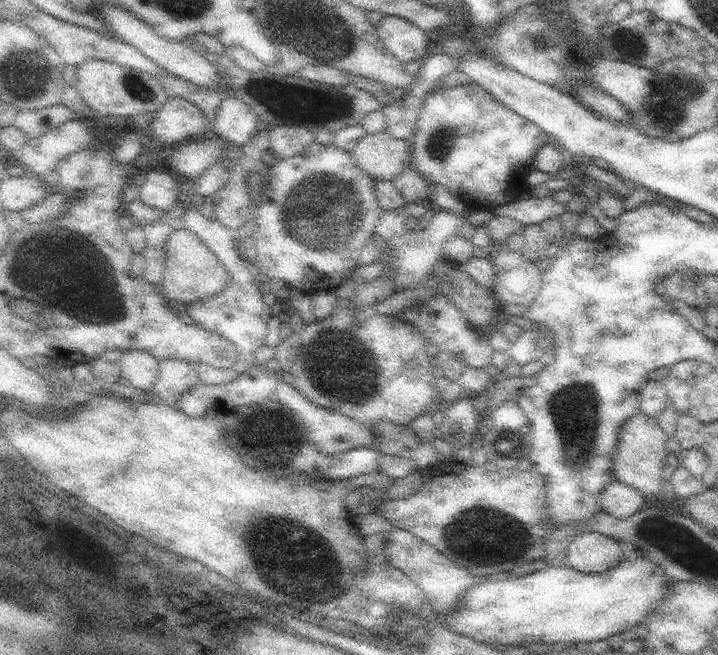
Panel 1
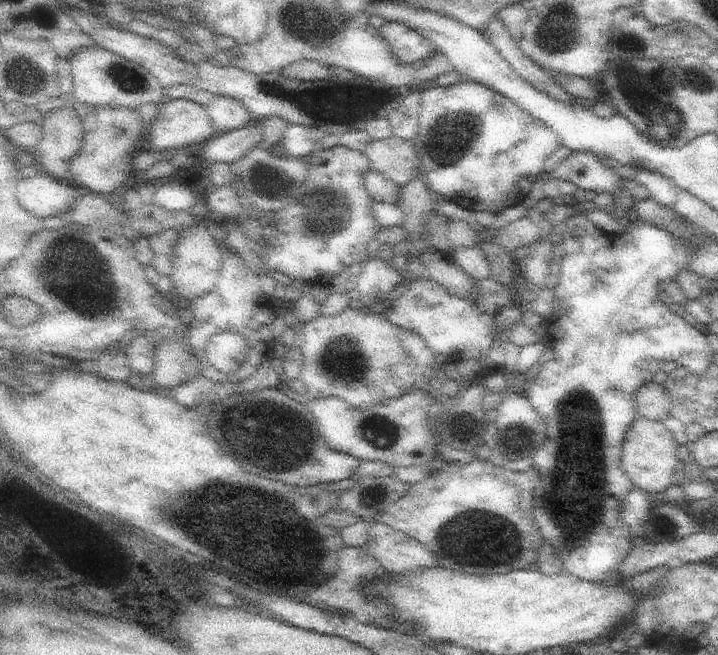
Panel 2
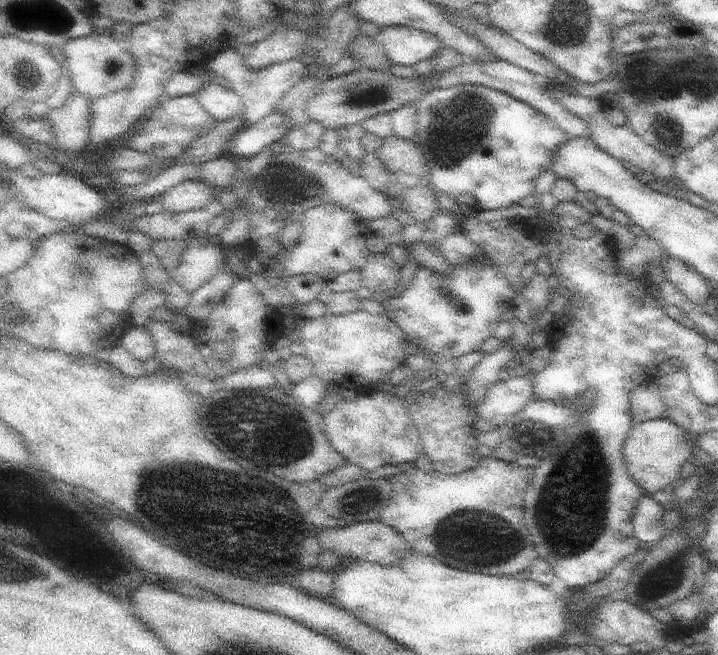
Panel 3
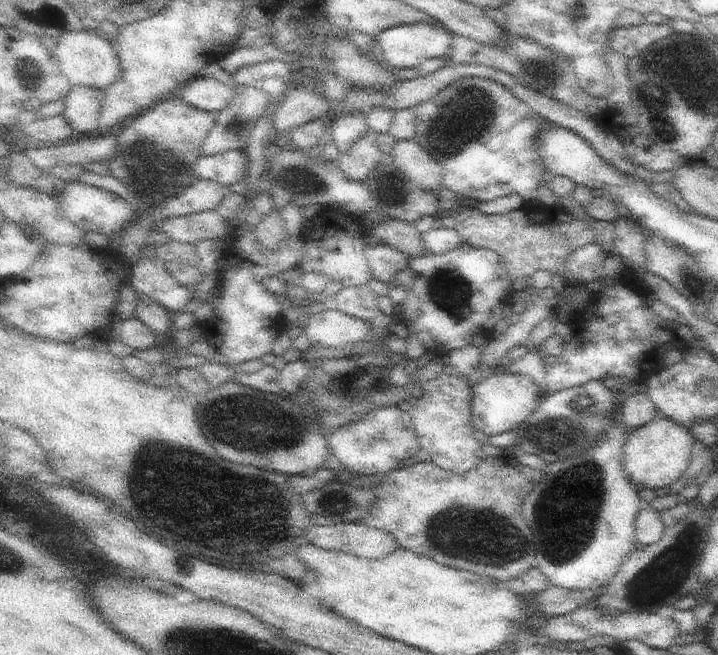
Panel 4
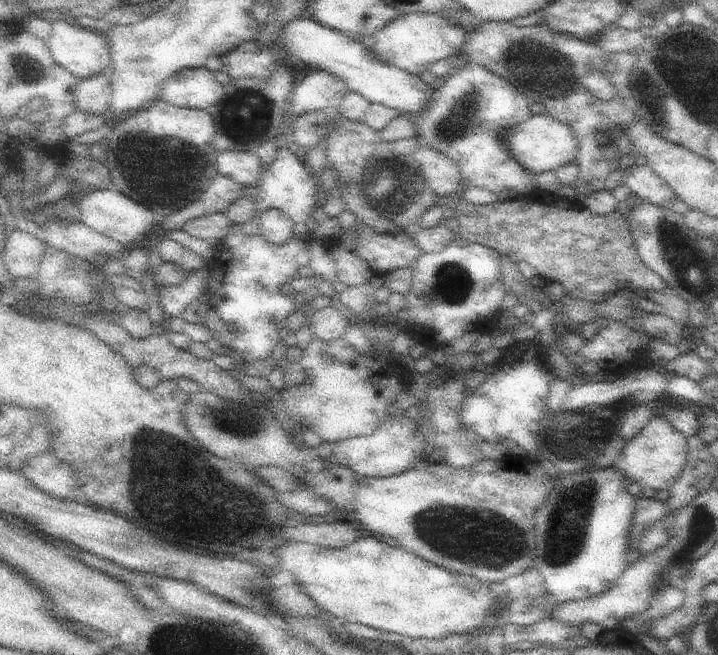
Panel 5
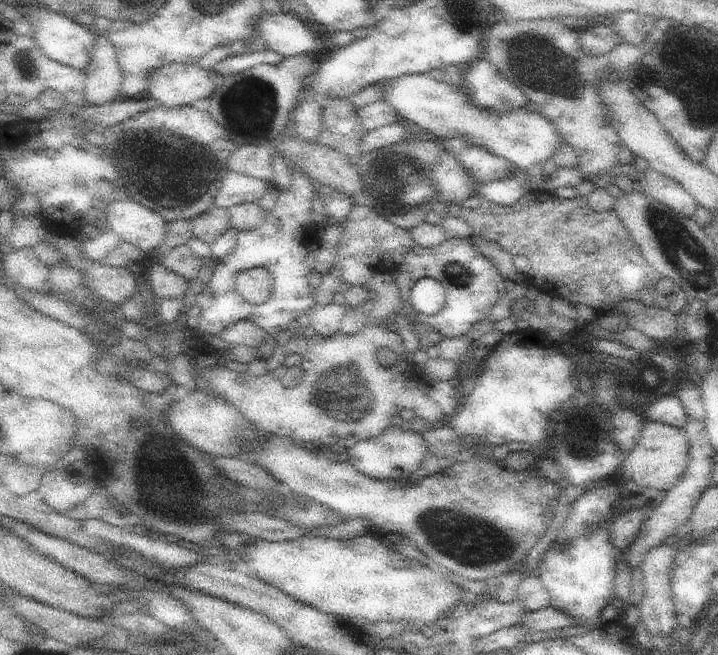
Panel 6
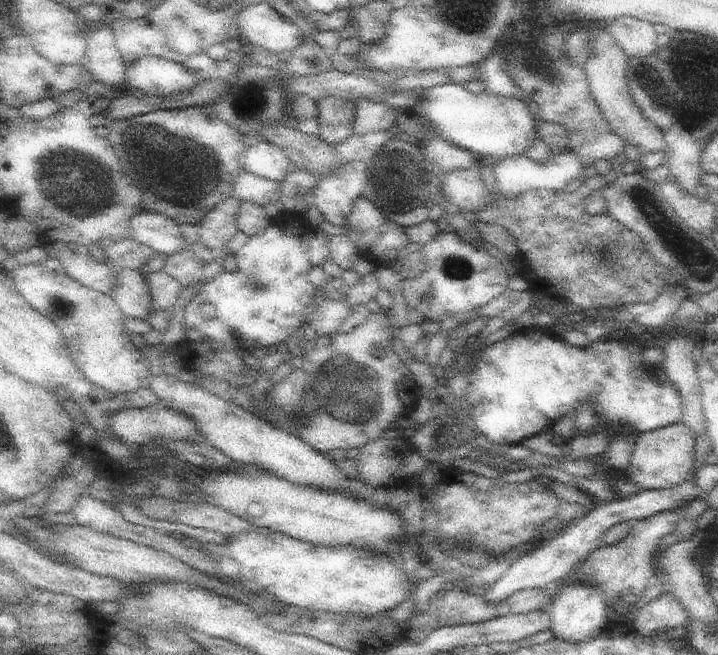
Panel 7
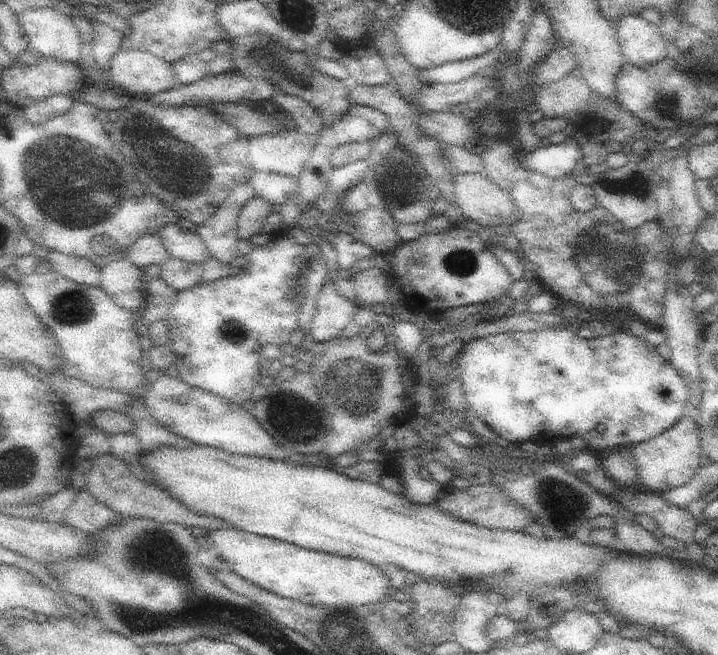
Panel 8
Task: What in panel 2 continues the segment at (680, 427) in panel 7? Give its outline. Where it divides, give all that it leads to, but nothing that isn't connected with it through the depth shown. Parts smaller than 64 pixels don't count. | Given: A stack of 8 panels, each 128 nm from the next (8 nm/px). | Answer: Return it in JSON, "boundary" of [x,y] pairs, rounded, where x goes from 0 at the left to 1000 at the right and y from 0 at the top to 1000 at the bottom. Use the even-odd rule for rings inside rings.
{"boundary":[[[887,631],[868,675],[866,718],[890,747],[903,754],[907,751],[919,754],[928,751],[937,739],[939,724],[948,715],[944,692],[946,678],[939,669],[939,661],[922,643],[903,641]]]}

